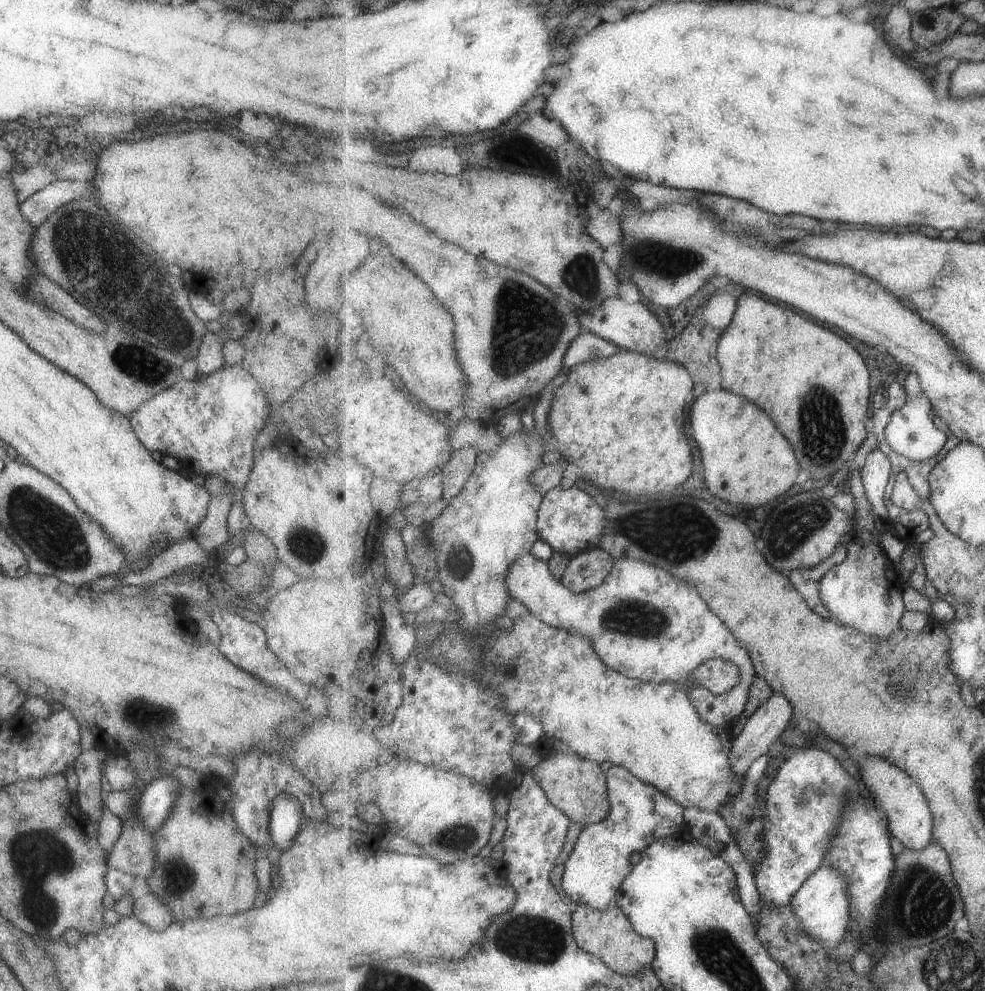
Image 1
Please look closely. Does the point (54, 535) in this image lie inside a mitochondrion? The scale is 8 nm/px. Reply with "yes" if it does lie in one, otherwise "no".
yes

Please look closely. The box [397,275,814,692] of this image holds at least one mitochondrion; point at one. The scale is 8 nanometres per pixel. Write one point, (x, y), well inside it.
(529, 327)

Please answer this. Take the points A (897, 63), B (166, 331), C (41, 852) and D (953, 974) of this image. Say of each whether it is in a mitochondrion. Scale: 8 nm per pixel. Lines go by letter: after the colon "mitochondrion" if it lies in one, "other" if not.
A: other
B: mitochondrion
C: mitochondrion
D: mitochondrion

